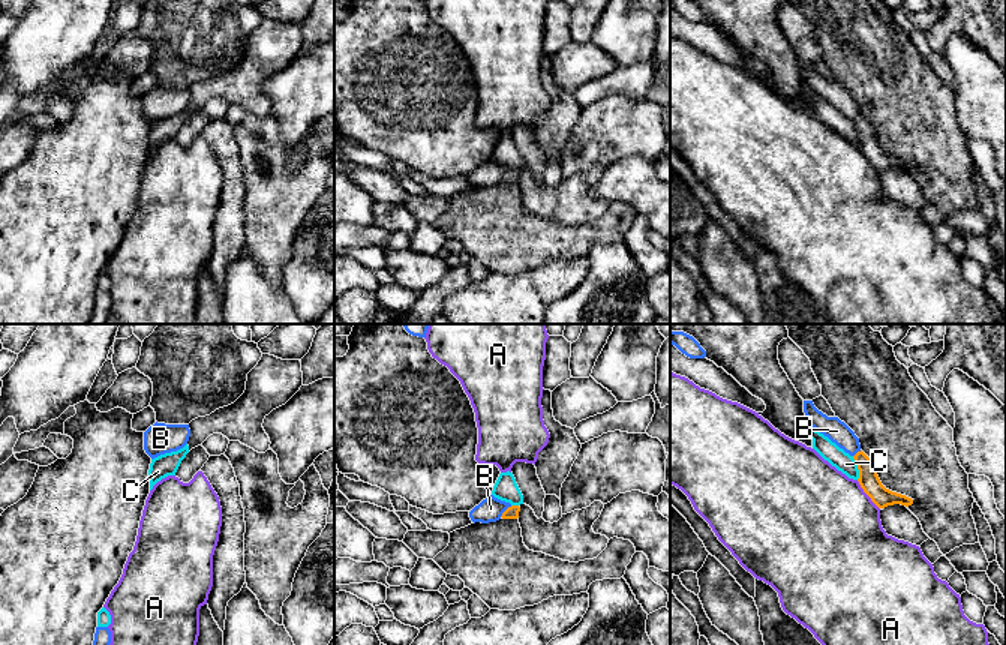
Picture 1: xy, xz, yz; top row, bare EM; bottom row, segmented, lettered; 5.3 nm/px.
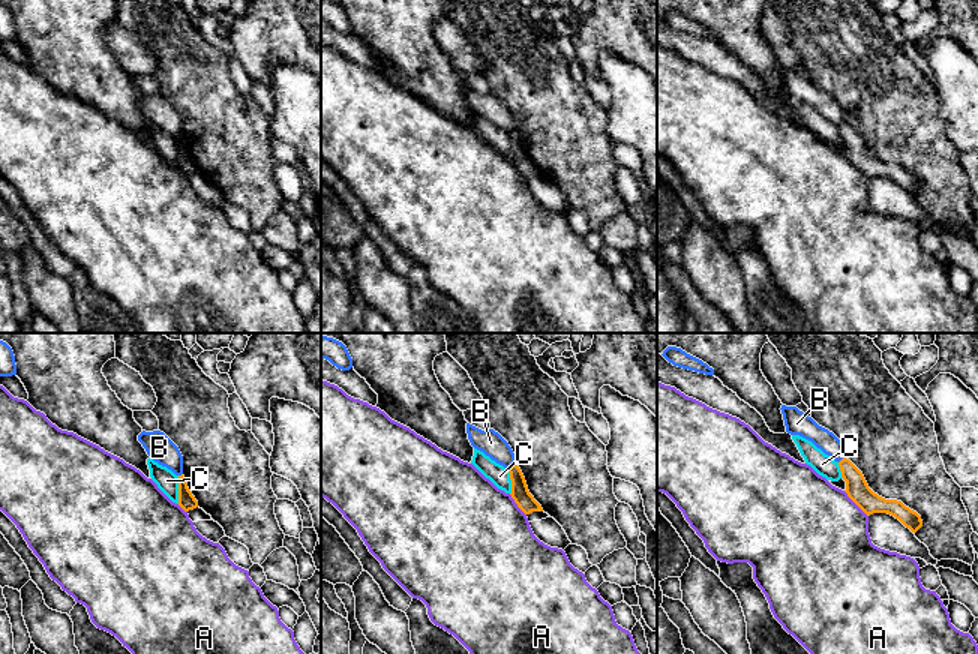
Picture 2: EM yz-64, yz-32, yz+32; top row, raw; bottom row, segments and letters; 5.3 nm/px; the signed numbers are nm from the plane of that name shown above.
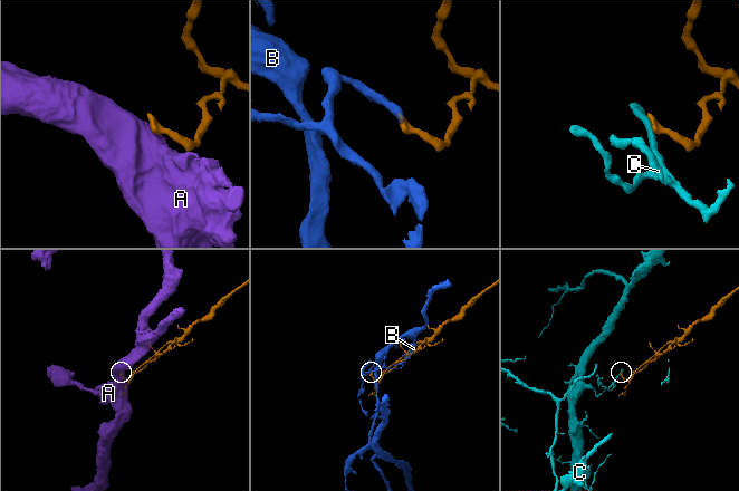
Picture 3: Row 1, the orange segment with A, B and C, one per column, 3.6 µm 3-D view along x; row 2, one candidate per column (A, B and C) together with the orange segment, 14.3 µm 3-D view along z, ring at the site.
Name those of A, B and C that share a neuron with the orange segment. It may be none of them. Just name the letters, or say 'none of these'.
none of these

